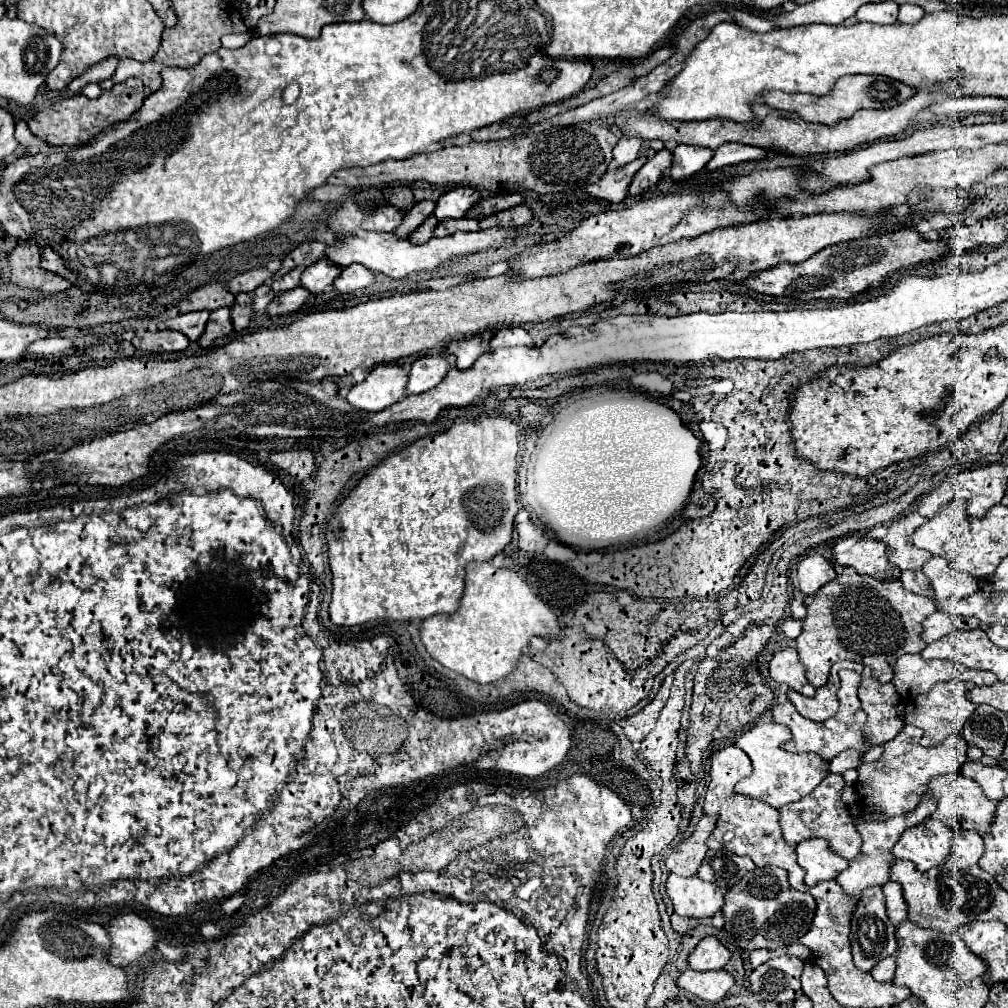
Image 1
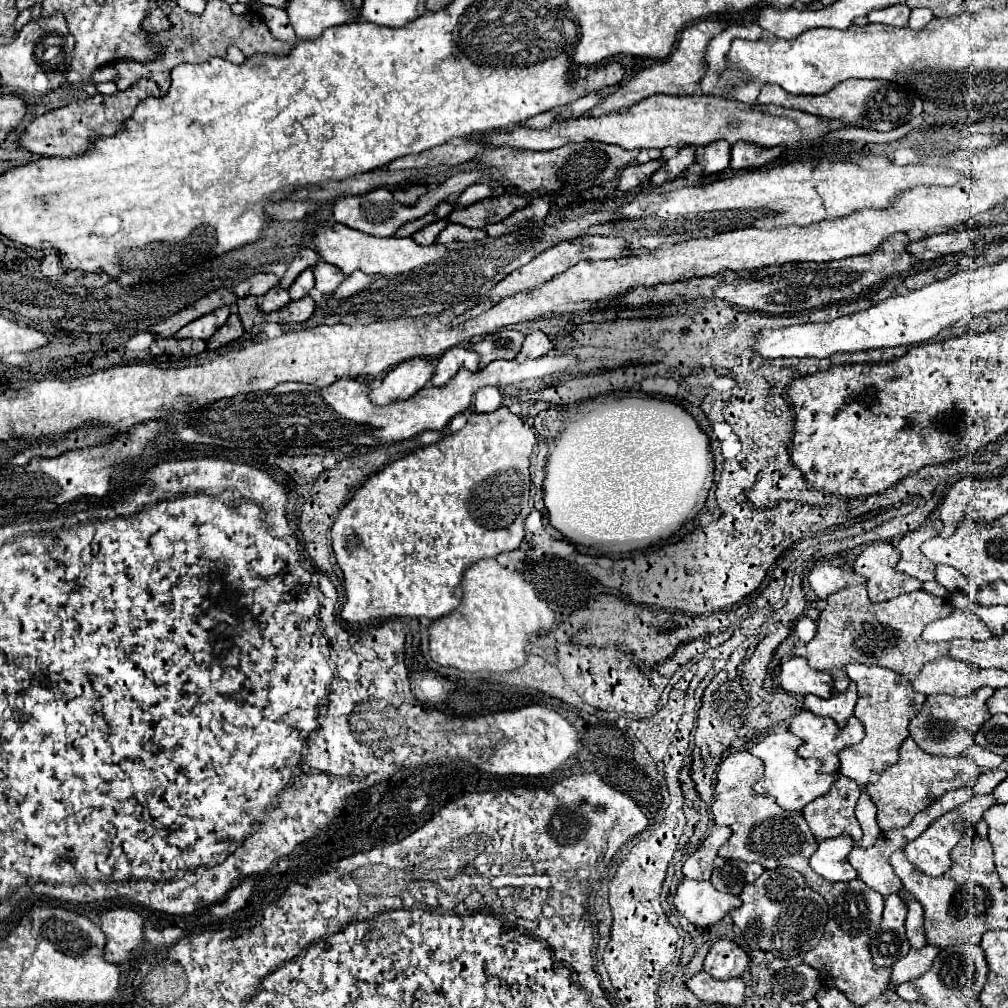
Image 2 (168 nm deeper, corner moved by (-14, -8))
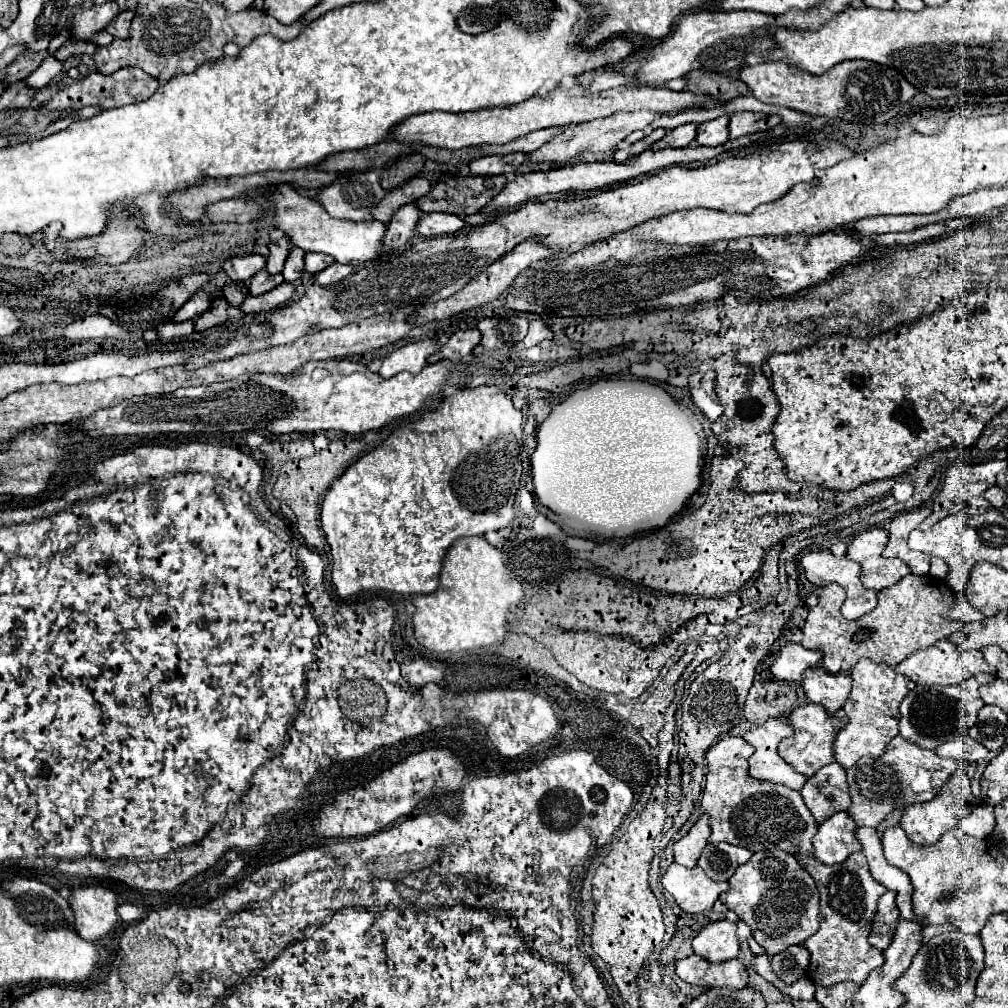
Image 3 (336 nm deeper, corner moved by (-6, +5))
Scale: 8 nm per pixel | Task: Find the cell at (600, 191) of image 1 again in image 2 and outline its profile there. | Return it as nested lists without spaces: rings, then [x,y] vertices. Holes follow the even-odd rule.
[[[659,158],[659,160],[649,160],[647,164],[633,164],[633,166],[627,166],[623,172],[621,172],[621,176],[619,176],[619,190],[621,192],[627,192],[627,190],[631,190],[631,188],[637,188],[639,184],[641,184],[641,180],[645,180],[645,178],[651,178],[651,174],[659,168],[659,166],[663,166],[663,158]]]

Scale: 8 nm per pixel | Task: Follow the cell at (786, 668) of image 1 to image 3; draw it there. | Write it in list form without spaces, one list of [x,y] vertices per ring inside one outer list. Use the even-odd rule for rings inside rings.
[[[789,643],[781,649],[779,657],[771,665],[771,673],[775,679],[787,683],[801,683],[805,669],[815,667],[821,661],[821,651],[803,649],[799,643]]]

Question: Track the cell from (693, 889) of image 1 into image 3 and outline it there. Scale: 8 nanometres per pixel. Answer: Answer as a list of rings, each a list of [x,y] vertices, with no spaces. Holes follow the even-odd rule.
[[[677,863],[669,865],[669,869],[661,877],[661,885],[687,913],[703,913],[711,909],[719,895],[729,889],[727,883],[711,881],[701,867],[687,869]]]

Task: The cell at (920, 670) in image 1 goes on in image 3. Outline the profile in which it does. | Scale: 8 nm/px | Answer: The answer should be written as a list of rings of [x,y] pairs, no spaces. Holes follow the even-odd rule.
[[[941,639],[935,645],[931,645],[929,649],[915,651],[903,663],[899,663],[895,667],[895,671],[901,673],[901,675],[905,675],[907,679],[911,679],[915,683],[921,683],[921,685],[935,685],[935,683],[937,685],[957,685],[957,683],[961,683],[961,681],[965,681],[969,677],[981,675],[981,673],[995,675],[995,669],[985,663],[981,651],[965,651],[965,649],[959,649],[949,639]]]

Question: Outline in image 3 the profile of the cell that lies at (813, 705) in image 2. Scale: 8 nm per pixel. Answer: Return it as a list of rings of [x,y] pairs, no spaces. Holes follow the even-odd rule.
[[[811,667],[805,671],[801,685],[811,703],[819,703],[829,715],[835,715],[849,697],[851,677],[847,673],[831,675],[821,667]]]

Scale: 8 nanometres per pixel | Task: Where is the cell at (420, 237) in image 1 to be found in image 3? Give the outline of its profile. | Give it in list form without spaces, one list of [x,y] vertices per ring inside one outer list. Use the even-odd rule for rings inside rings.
[[[411,203],[411,205],[403,205],[391,219],[391,223],[387,225],[387,235],[383,239],[383,245],[387,245],[385,249],[399,249],[405,243],[409,243],[415,237],[415,229],[419,223],[421,211]]]

